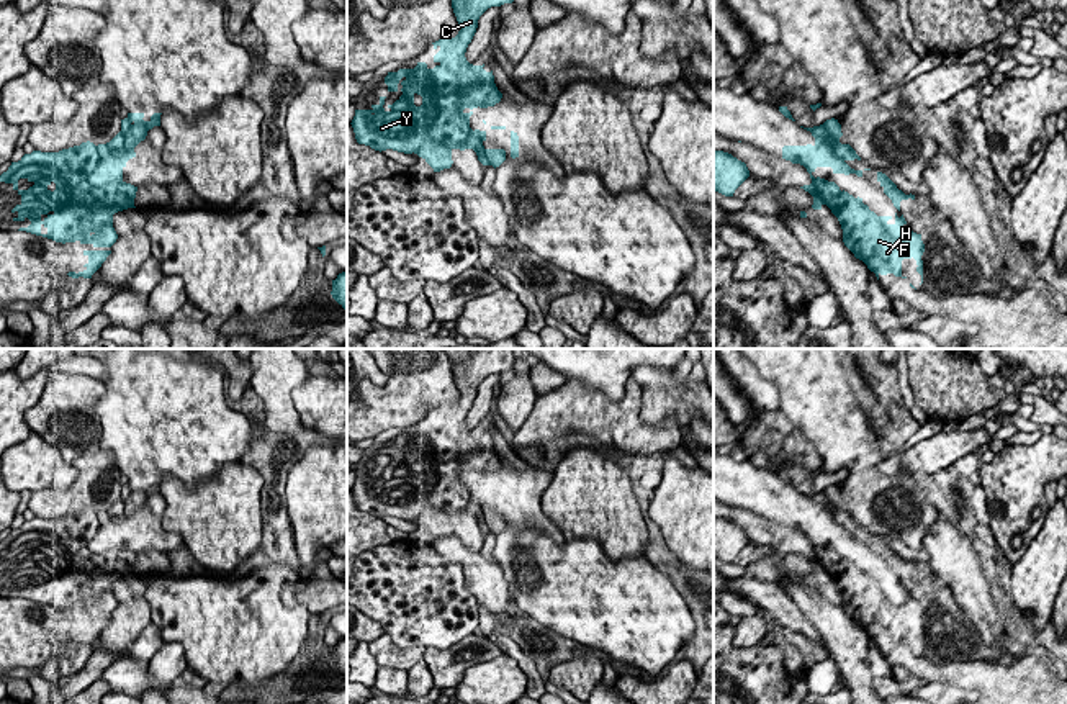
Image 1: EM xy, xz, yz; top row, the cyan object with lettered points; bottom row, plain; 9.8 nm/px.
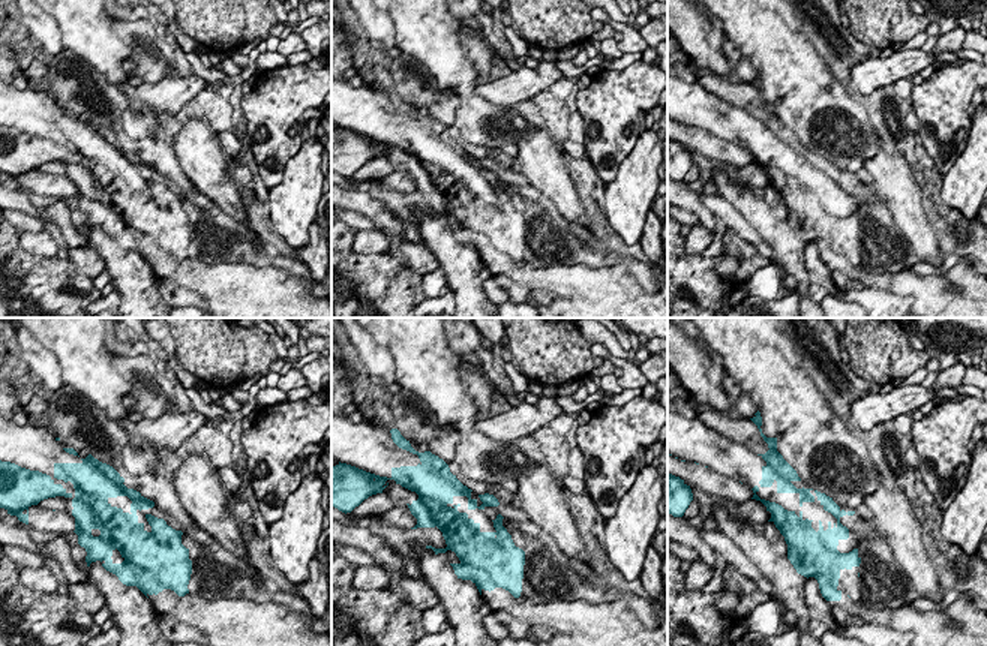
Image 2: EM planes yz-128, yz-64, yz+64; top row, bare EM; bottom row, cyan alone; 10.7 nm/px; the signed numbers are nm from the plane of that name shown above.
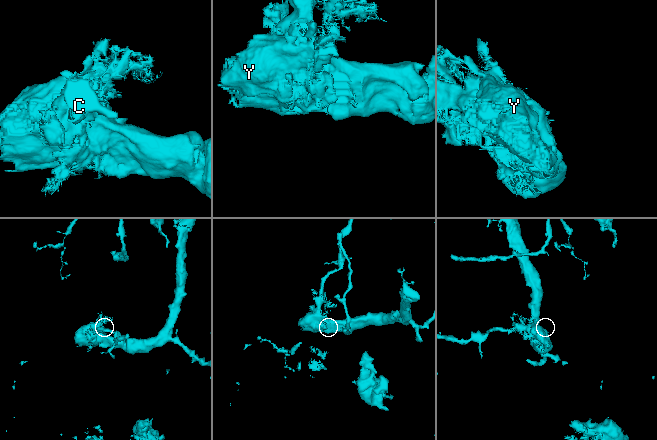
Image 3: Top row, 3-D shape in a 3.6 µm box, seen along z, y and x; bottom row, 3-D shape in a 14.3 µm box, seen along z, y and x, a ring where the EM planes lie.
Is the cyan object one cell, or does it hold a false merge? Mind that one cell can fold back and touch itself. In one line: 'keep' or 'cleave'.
keep

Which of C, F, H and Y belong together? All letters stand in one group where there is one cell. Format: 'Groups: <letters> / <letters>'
Groups: C F H Y

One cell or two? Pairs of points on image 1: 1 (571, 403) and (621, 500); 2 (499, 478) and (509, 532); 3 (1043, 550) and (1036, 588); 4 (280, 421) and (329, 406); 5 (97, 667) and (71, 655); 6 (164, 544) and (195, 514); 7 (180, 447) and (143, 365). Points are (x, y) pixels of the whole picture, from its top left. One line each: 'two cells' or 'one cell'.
1: two cells
2: two cells
3: one cell
4: two cells
5: two cells
6: two cells
7: one cell

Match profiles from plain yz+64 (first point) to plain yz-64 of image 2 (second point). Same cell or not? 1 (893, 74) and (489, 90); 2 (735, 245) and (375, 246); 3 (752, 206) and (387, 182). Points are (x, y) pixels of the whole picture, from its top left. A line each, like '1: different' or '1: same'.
1: same
2: different
3: different

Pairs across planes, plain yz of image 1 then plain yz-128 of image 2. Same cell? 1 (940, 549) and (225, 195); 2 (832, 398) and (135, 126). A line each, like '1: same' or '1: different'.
1: same
2: same

